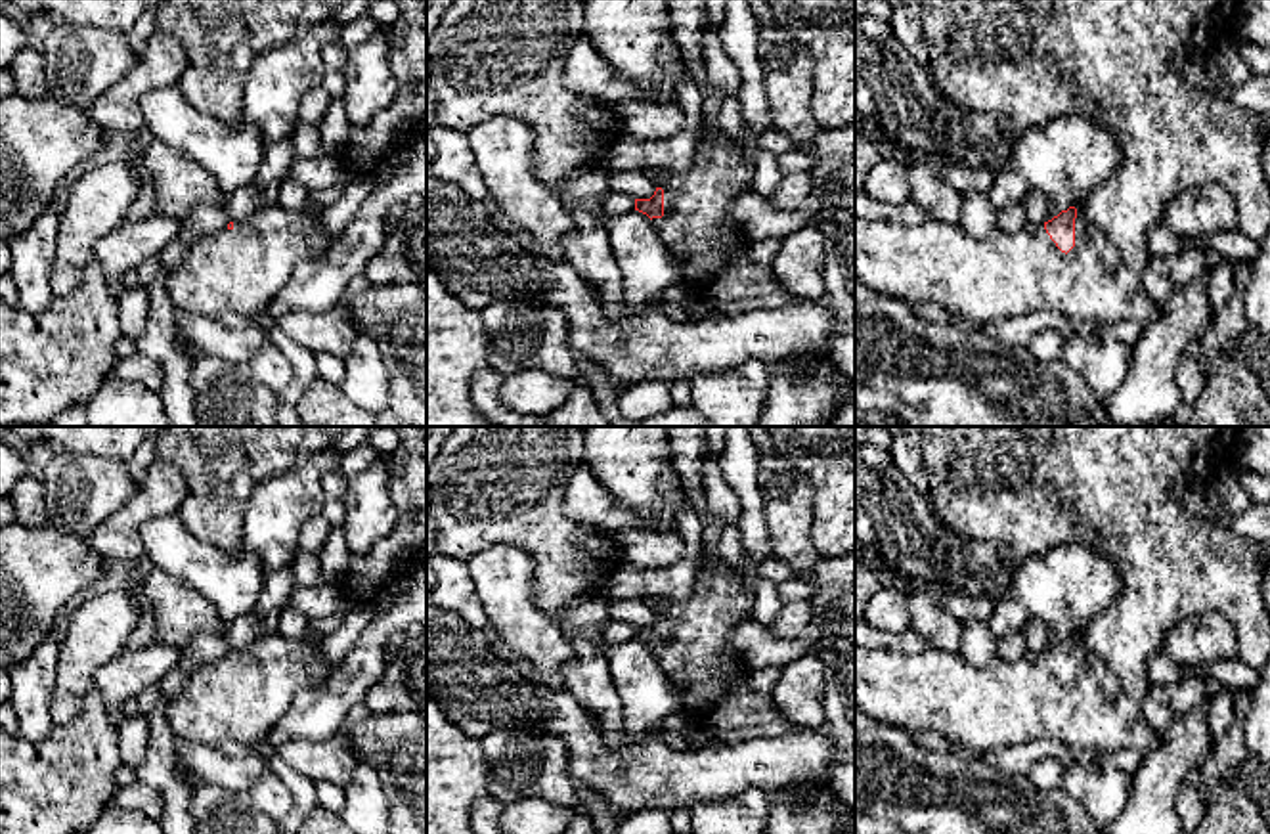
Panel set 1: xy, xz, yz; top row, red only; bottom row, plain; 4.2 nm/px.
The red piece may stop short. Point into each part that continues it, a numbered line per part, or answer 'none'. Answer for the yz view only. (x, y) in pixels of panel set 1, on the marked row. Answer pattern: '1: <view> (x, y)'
1: yz (1001, 276)

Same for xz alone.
1: xz (712, 253)

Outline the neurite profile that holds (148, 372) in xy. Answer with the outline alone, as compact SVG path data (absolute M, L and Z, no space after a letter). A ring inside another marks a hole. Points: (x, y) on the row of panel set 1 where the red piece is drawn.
M149 358L119 360L109 375L126 381L140 381L149 388L161 388L164 381L164 371Z

